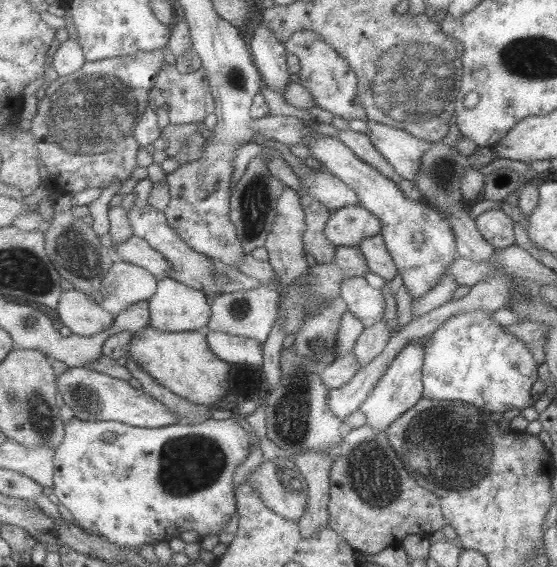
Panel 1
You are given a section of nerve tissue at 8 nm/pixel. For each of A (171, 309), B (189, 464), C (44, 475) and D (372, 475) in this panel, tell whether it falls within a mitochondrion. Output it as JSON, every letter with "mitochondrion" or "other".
{"A":"other","B":"mitochondrion","C":"other","D":"mitochondrion"}

